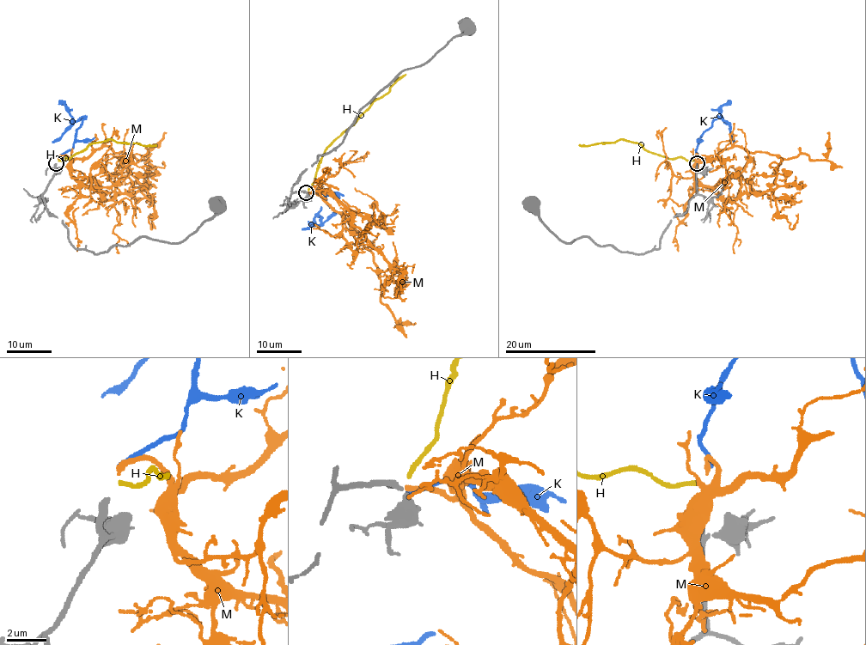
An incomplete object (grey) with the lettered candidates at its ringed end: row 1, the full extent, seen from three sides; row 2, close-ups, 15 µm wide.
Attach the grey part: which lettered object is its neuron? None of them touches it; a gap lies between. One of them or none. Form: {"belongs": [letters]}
{"belongs": ["M"]}

